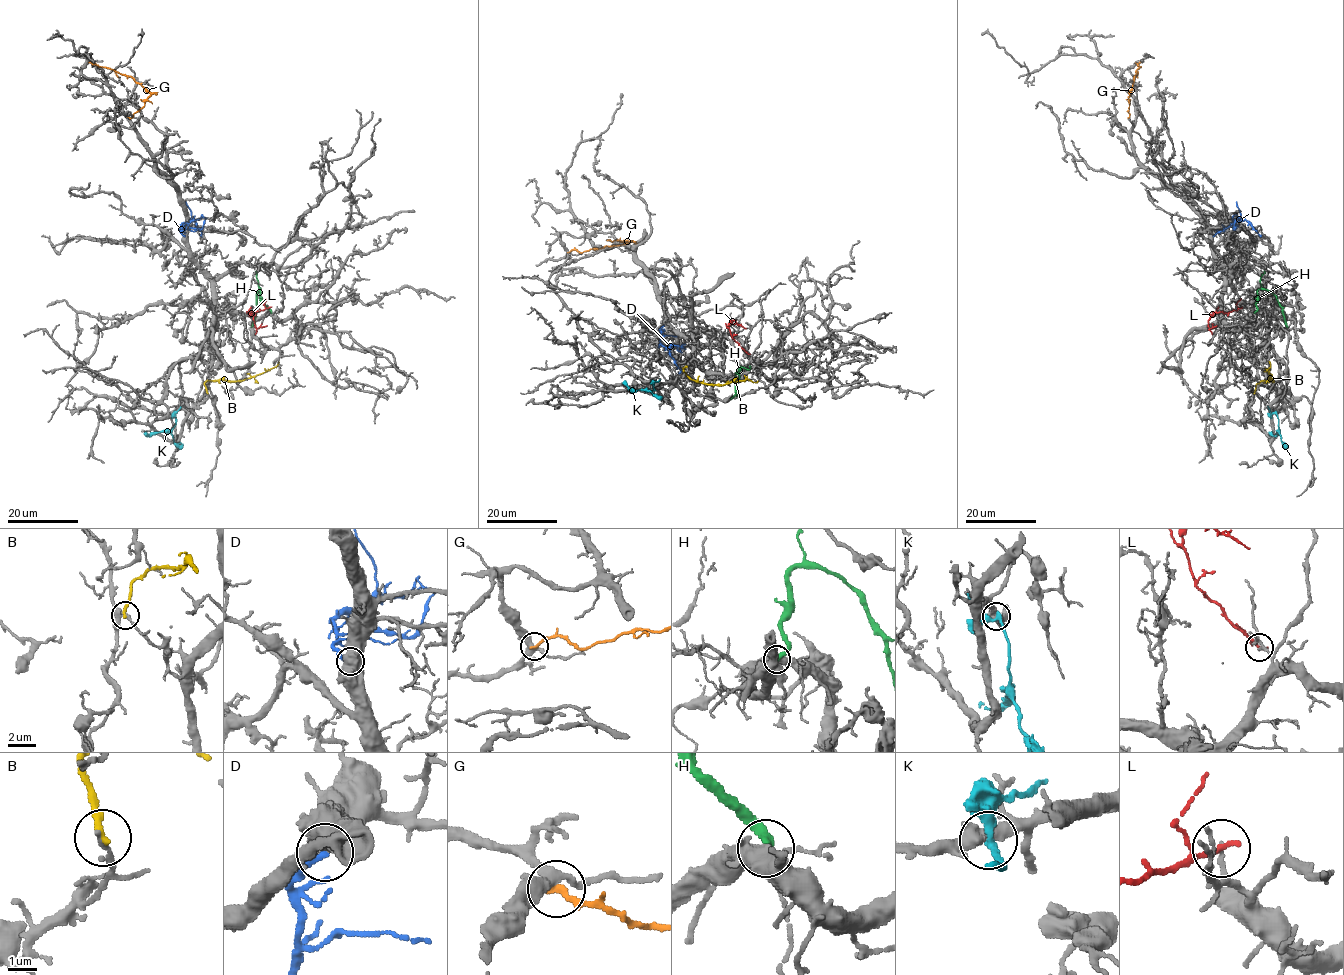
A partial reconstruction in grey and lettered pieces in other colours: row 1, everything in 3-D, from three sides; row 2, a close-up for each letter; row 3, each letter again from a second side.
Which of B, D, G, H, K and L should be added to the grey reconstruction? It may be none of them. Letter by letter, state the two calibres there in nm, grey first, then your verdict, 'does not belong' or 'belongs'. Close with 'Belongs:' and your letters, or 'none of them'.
B: 240 nm thick on the grey side, 240 nm on the other; does not belong
D: 800 nm thick on the grey side, 280 nm on the other; belongs
G: 360 nm thick on the grey side, 240 nm on the other; does not belong
H: 400 nm thick on the grey side, 360 nm on the other; does not belong
K: 480 nm thick on the grey side, 280 nm on the other; does not belong
L: 160 nm thick on the grey side, 200 nm on the other; does not belong
Belongs: D

